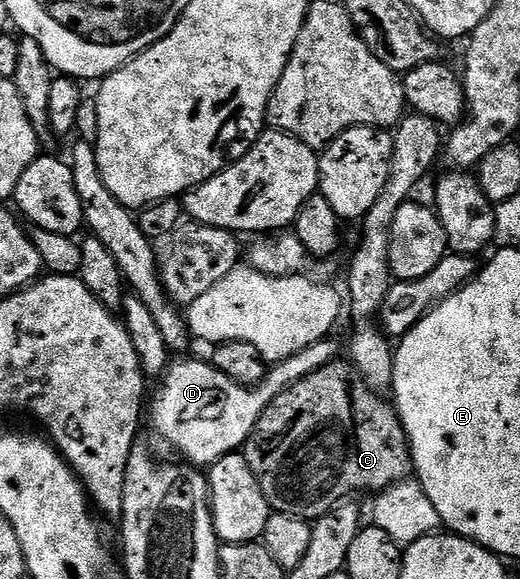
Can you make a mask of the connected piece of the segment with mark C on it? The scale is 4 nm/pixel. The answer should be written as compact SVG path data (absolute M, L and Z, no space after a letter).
M335 361L324 365L324 369L316 369L316 373L296 381L267 405L260 421L254 427L254 432L250 434L249 439L246 441L244 454L248 465L252 465L252 473L256 473L256 477L260 481L260 489L264 489L264 497L268 501L271 512L313 521L321 515L327 515L339 503L354 497L357 491L381 493L387 487L394 487L397 483L405 483L411 478L414 461L410 457L410 442L406 440L406 431L402 428L402 422L393 402L386 400L385 403L382 399L385 398L379 392L372 391L367 387L366 382L360 377L360 373L355 371L349 362Z

